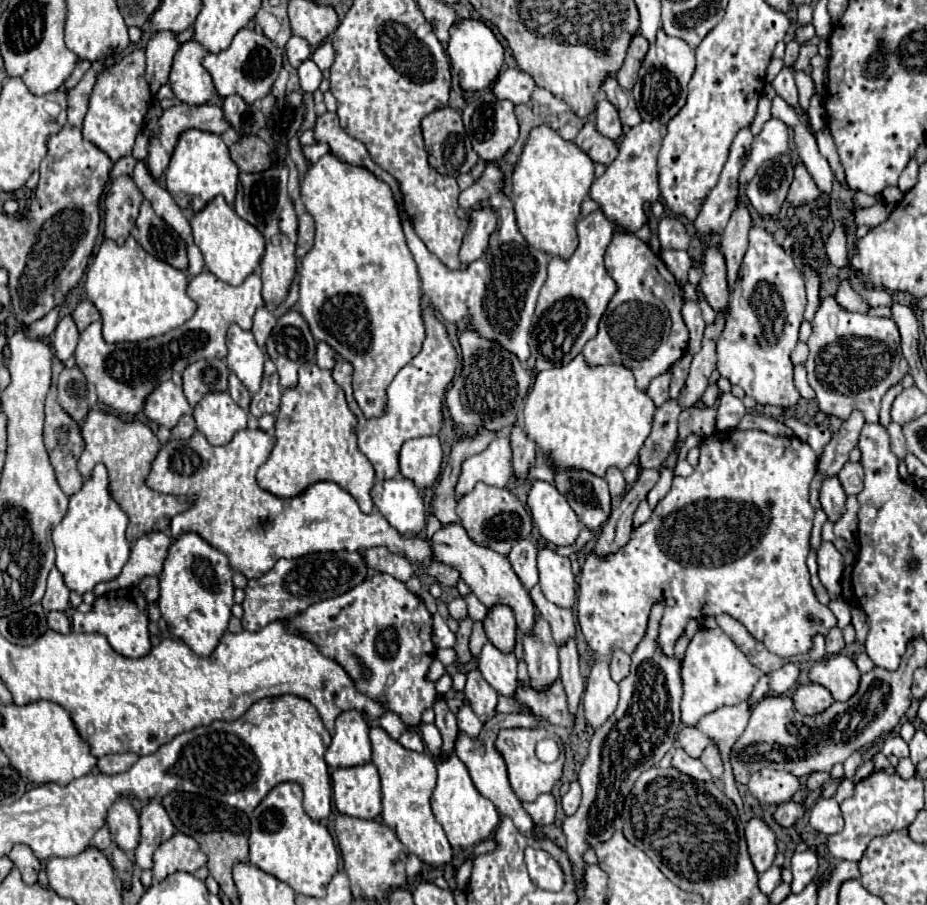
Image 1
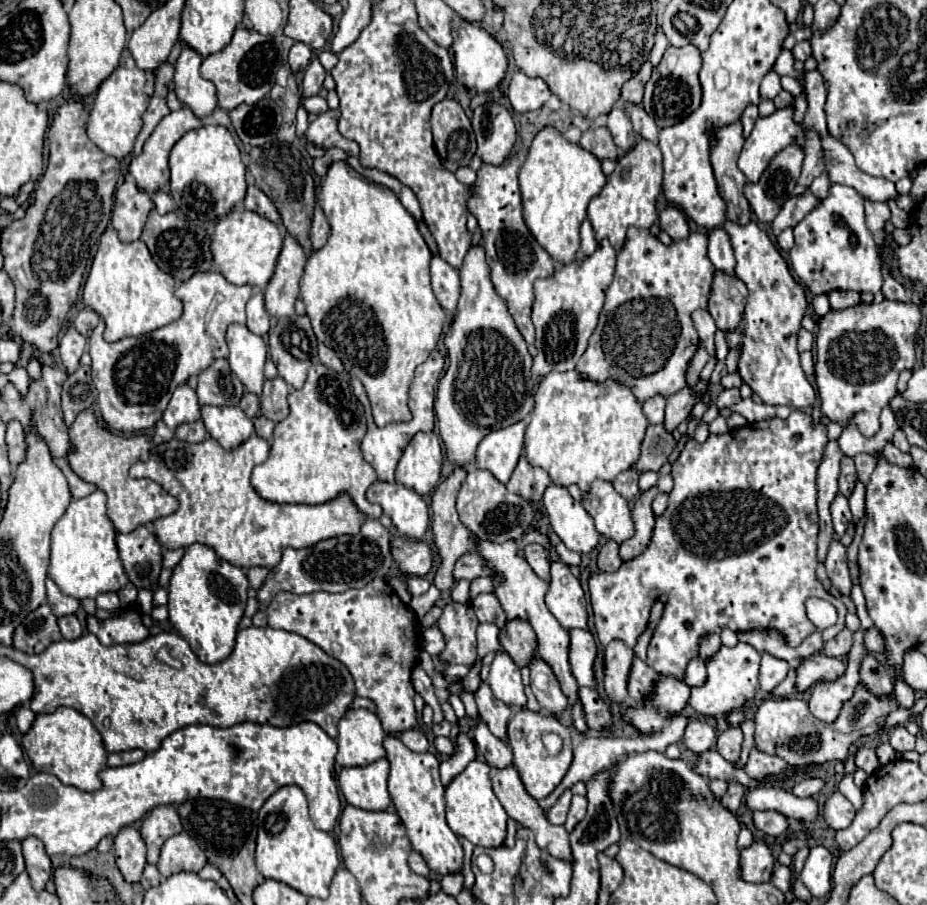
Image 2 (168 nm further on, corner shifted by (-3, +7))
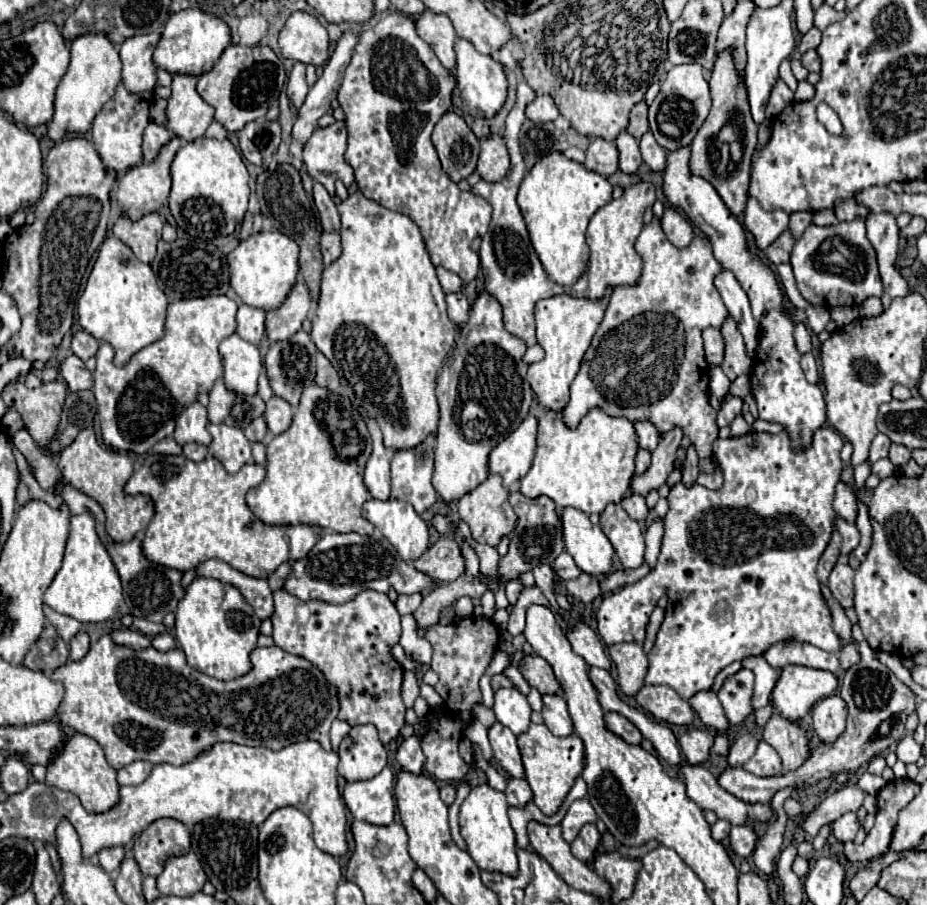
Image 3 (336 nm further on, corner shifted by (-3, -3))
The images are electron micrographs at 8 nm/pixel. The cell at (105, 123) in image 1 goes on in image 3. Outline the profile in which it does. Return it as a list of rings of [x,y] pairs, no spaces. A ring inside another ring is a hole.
[[[122,83],[116,87],[114,97],[102,107],[92,123],[92,143],[106,167],[114,171],[128,171],[142,161],[142,131],[150,123],[148,111],[150,101],[146,95],[134,97],[132,93],[126,93],[126,89],[122,89]]]

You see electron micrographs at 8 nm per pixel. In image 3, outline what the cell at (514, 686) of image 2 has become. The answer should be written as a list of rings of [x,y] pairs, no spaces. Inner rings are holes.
[[[500,689],[494,695],[494,715],[496,719],[508,727],[514,735],[522,735],[530,725],[530,703],[526,697],[514,689]]]

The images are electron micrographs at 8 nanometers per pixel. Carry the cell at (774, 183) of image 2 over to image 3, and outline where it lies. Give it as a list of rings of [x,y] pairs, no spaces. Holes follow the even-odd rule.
[[[752,201],[744,209],[744,225],[754,235],[756,247],[764,251],[774,243],[782,231],[788,229],[788,213],[764,213],[762,209],[752,209]]]

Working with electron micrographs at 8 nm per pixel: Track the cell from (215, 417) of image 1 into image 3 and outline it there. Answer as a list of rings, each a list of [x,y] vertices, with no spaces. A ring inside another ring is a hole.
[[[210,423],[208,431],[212,435],[212,443],[208,447],[208,453],[212,457],[216,457],[228,473],[236,473],[246,463],[252,461],[250,441],[244,437],[242,429]]]

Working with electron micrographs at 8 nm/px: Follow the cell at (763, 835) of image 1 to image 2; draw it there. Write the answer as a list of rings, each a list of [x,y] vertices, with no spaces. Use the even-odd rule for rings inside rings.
[[[756,837],[750,847],[744,847],[740,851],[740,867],[744,881],[750,883],[770,881],[774,869],[774,857],[772,857],[772,849],[766,845],[764,839]]]

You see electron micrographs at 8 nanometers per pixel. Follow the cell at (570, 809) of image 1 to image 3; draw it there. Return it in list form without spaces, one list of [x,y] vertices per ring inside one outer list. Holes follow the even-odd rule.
[[[584,825],[582,833],[578,833],[576,841],[572,843],[572,853],[584,863],[594,863],[600,847],[600,831],[594,825]]]

